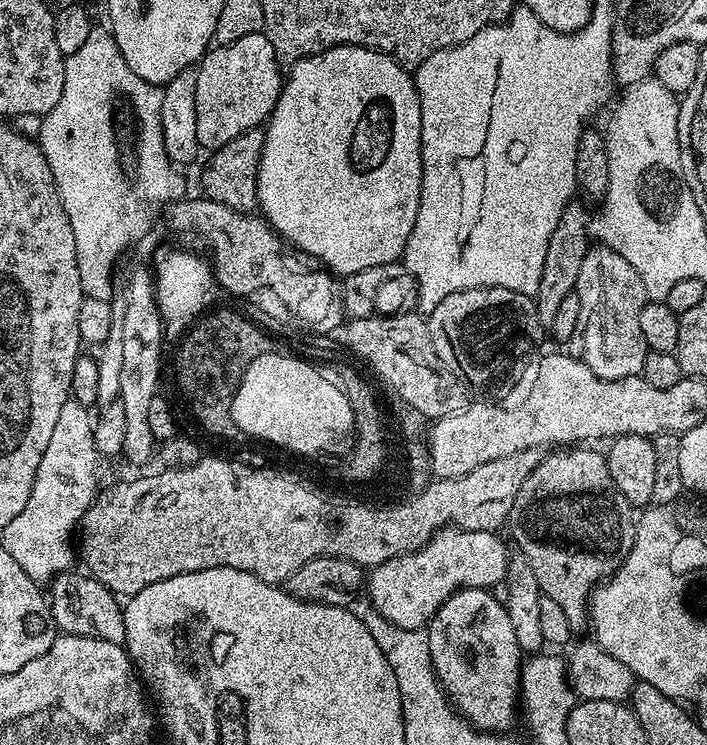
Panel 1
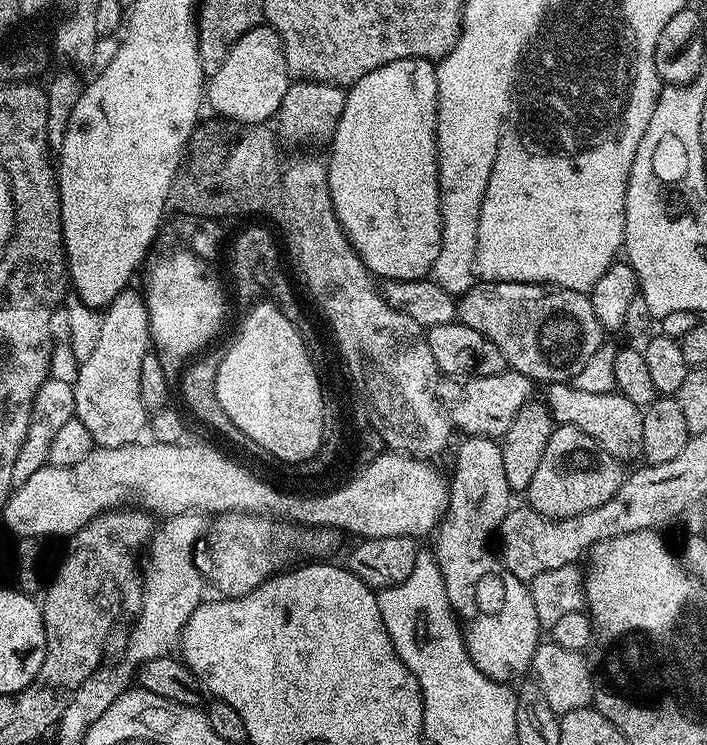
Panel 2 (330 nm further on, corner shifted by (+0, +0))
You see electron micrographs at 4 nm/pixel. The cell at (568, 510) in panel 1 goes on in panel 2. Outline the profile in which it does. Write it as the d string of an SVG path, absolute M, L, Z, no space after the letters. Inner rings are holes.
M569 424L553 427L546 454L542 454L542 462L538 462L538 470L528 487L527 503L552 520L586 514L614 497L626 477L624 468L621 461L606 454L606 450L602 450L602 446L582 429Z

